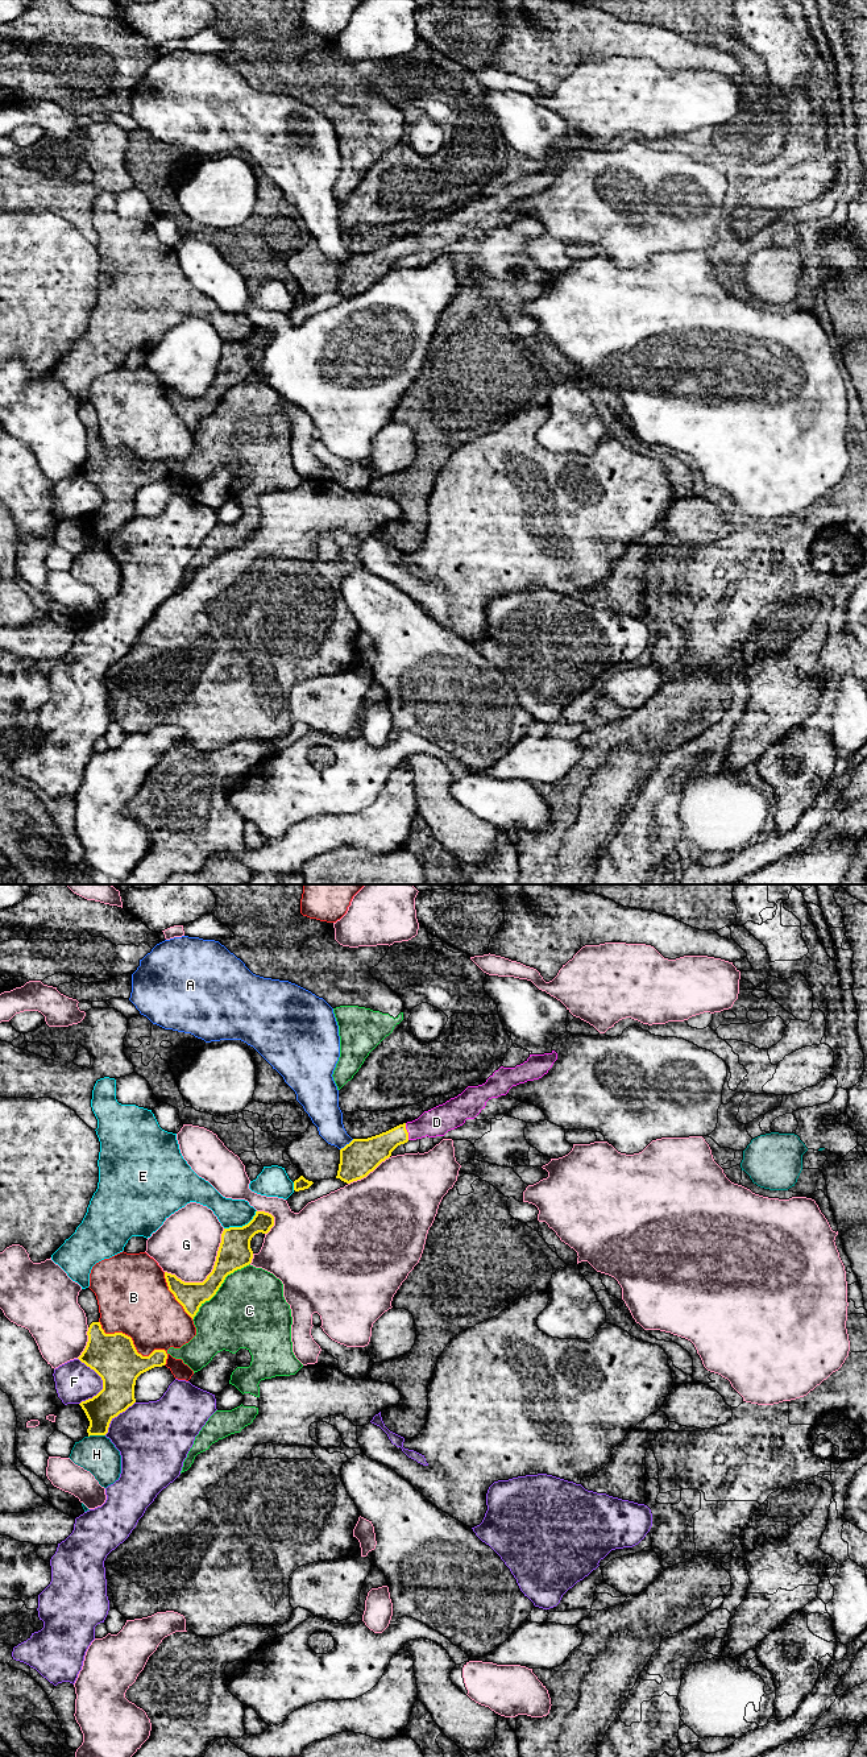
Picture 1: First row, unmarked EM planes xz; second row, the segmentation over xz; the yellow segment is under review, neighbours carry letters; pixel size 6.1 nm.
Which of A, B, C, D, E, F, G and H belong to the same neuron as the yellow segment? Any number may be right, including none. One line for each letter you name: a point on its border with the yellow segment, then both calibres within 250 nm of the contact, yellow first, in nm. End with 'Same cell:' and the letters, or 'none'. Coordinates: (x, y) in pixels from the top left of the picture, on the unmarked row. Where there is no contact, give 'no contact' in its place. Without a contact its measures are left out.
D: xz (406, 245) | 170/180 nm
Same cell: D

